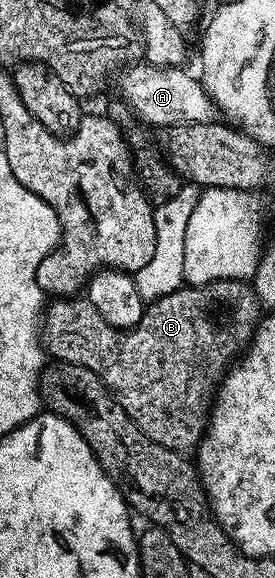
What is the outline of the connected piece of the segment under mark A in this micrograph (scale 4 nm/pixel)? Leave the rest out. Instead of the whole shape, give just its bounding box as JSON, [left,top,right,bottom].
[117,63,216,127]

